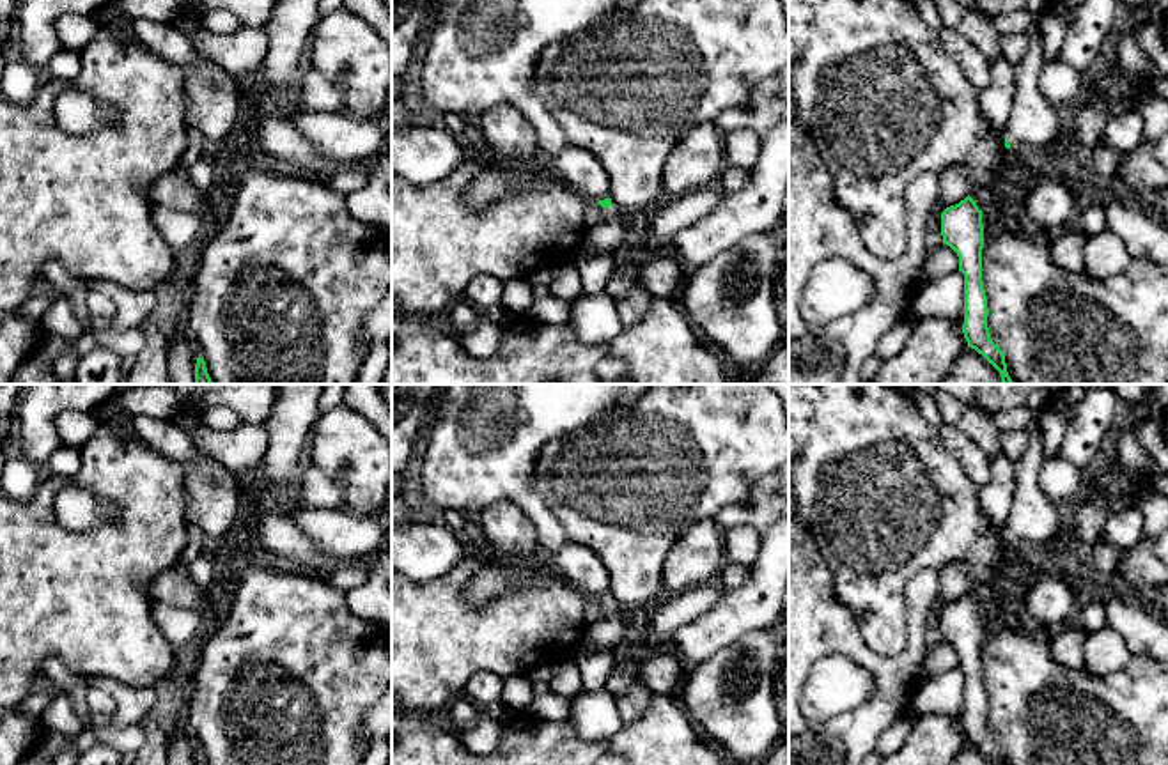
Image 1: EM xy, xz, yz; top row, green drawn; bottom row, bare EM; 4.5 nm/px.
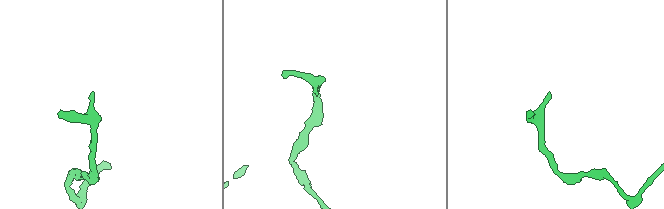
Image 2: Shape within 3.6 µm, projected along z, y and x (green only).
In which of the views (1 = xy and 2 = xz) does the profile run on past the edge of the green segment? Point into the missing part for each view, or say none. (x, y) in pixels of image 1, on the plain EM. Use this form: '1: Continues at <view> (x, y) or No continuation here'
1: No continuation here
2: Continues at xz (607, 633)

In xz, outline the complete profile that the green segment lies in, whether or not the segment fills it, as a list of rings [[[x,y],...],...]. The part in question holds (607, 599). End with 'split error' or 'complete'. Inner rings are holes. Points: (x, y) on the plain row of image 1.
[[[611,595],[597,599],[603,604],[601,616],[587,623],[581,643],[574,652],[597,652],[606,650],[617,653],[624,639],[624,620],[620,606],[611,600]]]; split error

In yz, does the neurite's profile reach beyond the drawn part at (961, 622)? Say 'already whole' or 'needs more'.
already whole

